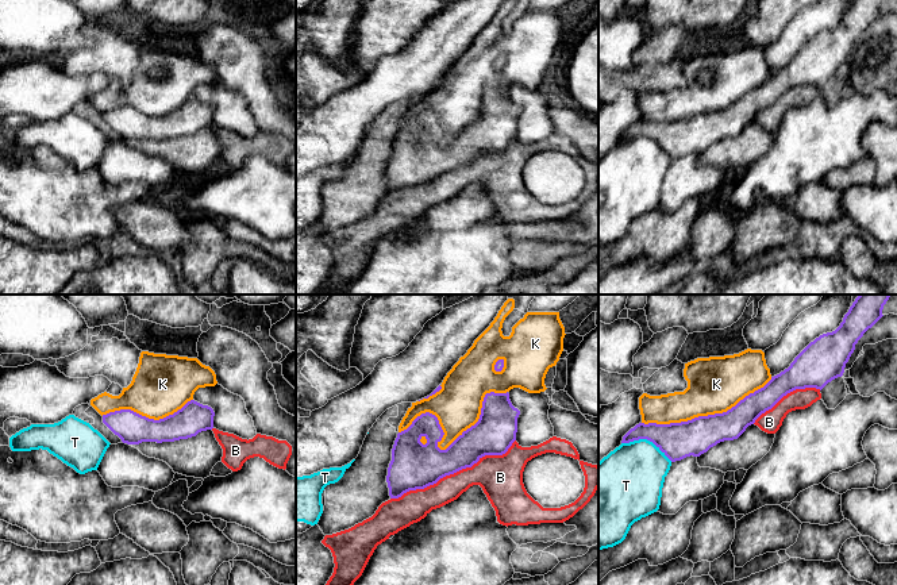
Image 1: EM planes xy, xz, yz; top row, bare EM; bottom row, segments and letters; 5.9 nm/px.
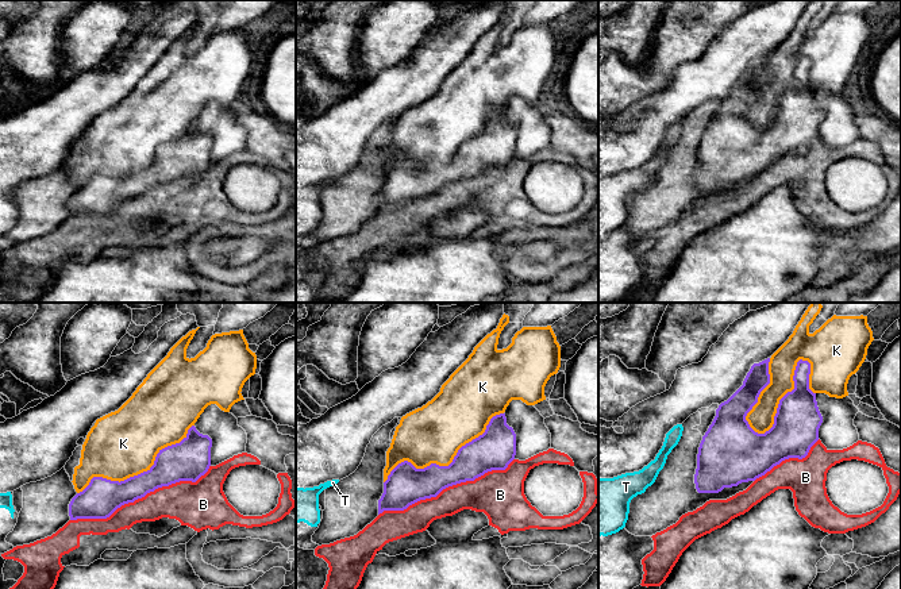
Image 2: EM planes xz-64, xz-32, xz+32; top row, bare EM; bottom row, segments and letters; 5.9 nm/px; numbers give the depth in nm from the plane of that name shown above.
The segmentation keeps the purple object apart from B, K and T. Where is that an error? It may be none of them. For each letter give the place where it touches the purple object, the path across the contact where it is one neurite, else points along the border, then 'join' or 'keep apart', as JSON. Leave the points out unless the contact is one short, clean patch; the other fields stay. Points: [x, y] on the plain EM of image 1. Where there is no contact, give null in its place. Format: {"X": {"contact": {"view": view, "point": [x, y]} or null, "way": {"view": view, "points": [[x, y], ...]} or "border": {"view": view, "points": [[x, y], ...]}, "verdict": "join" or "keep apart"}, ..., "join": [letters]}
{"B": {"contact": {"view": "xz", "point": [454, 169]}, "verdict": "keep apart"}, "K": {"contact": {"view": "xz", "point": [449, 143]}, "verdict": "keep apart"}, "T": {"contact": {"view": "yz", "point": [647, 137]}, "verdict": "keep apart"}, "join": []}

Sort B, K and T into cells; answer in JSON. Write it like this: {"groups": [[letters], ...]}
{"groups": [["B"], ["K"], ["T"]]}

